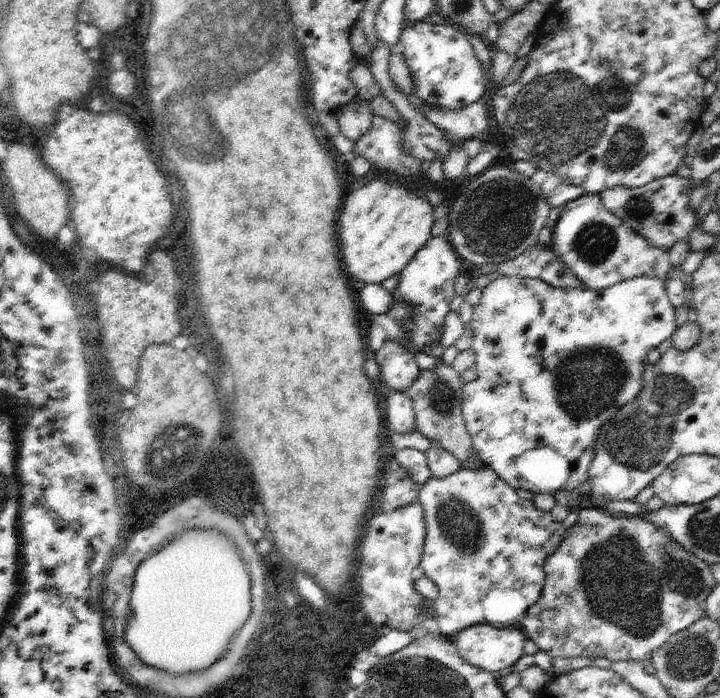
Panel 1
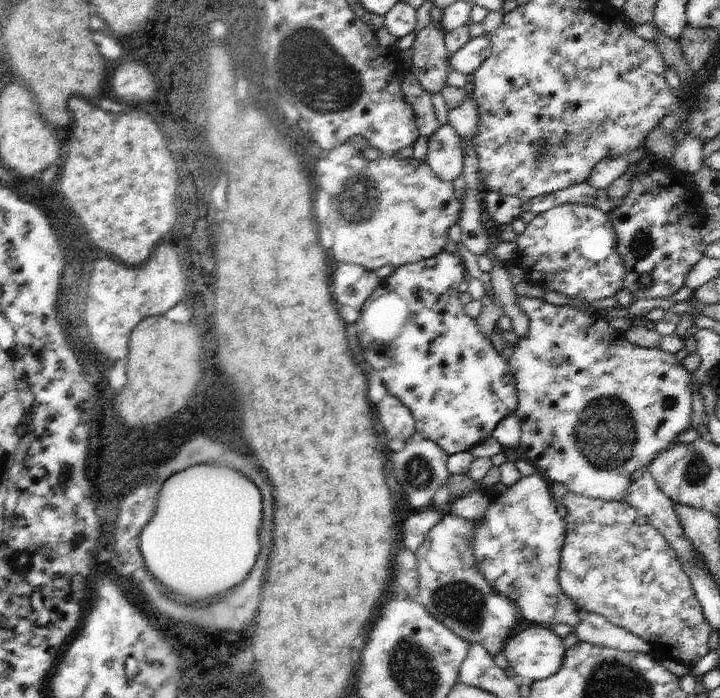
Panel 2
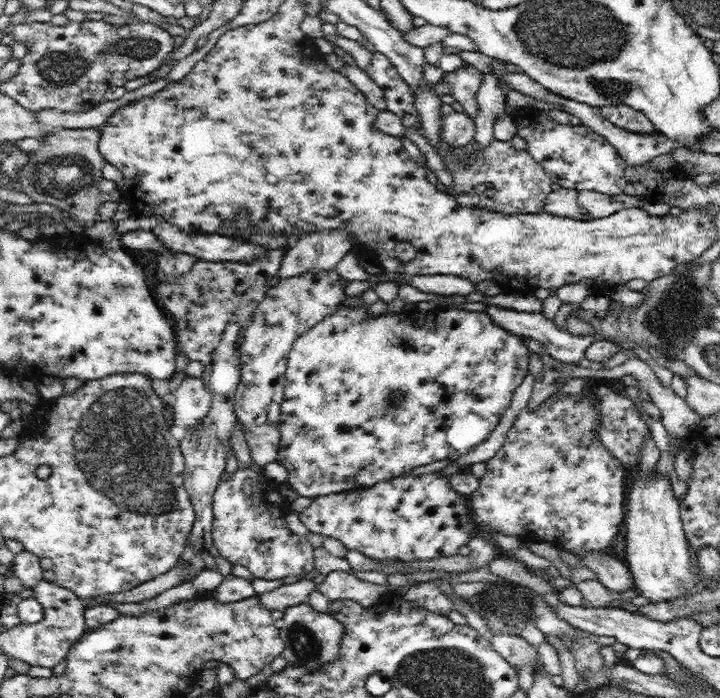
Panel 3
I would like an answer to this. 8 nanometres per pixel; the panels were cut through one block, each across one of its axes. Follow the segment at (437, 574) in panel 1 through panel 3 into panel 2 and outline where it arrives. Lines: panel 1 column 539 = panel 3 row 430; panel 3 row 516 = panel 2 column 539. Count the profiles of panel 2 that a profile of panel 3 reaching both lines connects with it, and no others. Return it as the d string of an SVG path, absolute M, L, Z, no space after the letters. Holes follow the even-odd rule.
M531 474L531 476L517 480L507 490L499 492L489 502L483 518L471 524L473 526L473 558L475 558L475 568L485 578L489 588L509 598L517 606L525 624L545 626L545 628L567 624L573 628L587 614L577 610L575 604L559 588L559 560L561 560L561 548L563 548L563 538L565 538L565 522L555 510L557 500L551 498L549 486L551 484L545 478L541 478L541 474Z

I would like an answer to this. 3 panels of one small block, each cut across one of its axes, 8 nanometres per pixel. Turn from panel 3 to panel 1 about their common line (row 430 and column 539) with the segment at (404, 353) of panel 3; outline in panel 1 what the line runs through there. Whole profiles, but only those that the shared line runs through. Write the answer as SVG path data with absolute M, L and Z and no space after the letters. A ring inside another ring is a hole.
M503 276L493 282L489 282L481 294L479 302L475 306L473 318L469 322L473 342L471 348L475 352L475 372L477 378L469 384L463 384L463 400L461 400L461 416L465 422L465 430L471 438L473 444L473 454L481 460L483 468L493 470L509 488L513 490L529 490L533 496L535 494L555 494L555 490L567 490L575 496L575 490L579 488L581 492L589 492L587 488L587 470L589 464L595 456L593 444L597 444L597 436L601 436L601 428L613 420L613 416L623 408L625 404L631 404L635 396L641 392L641 374L643 374L643 356L651 350L655 350L659 344L663 344L671 334L677 330L675 328L675 308L671 308L665 292L665 280L657 278L647 278L639 276L621 284L615 284L611 288L605 288L601 292L595 290L581 290L581 288L553 288L541 280L529 280L529 278L517 278L517 276Z

